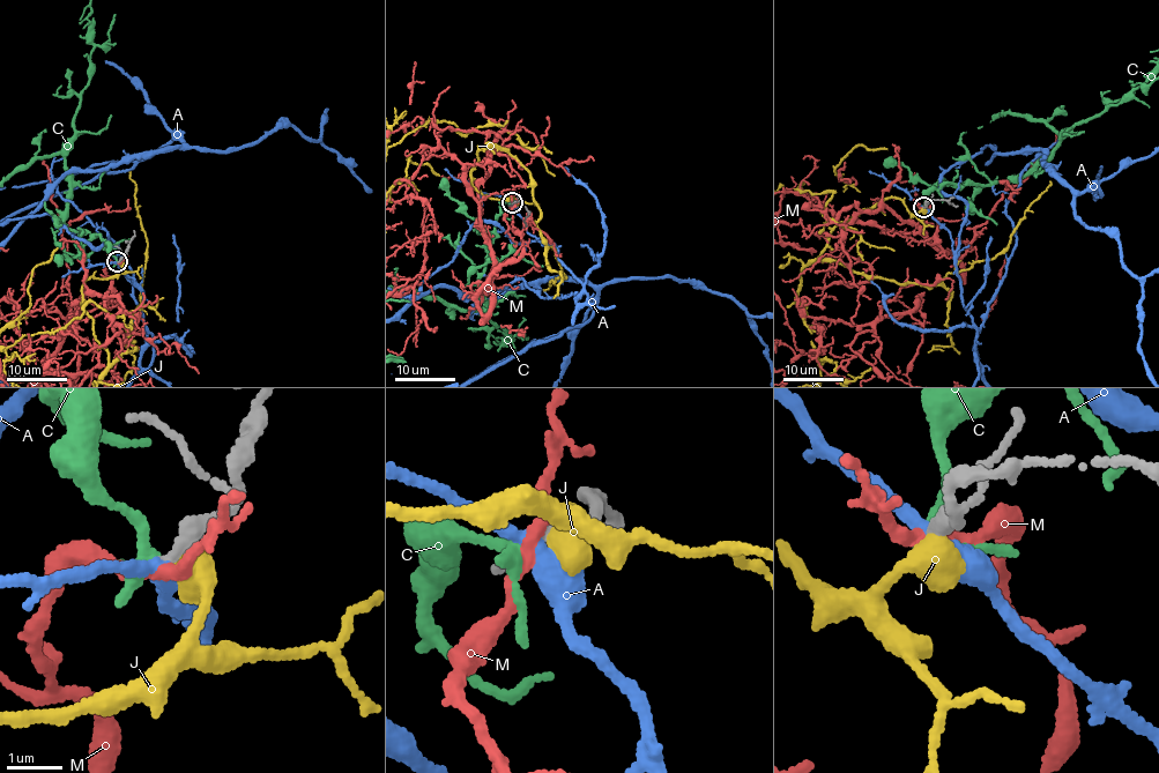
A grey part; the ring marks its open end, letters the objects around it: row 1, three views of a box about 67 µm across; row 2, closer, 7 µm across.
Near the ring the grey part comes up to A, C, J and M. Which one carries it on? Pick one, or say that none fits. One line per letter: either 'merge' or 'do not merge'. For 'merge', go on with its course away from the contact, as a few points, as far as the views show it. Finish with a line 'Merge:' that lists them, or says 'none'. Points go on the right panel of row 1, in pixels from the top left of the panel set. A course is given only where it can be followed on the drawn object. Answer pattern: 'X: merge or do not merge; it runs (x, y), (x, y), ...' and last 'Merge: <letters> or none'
A: do not merge
C: do not merge
J: do not merge
M: merge
Merge: M

